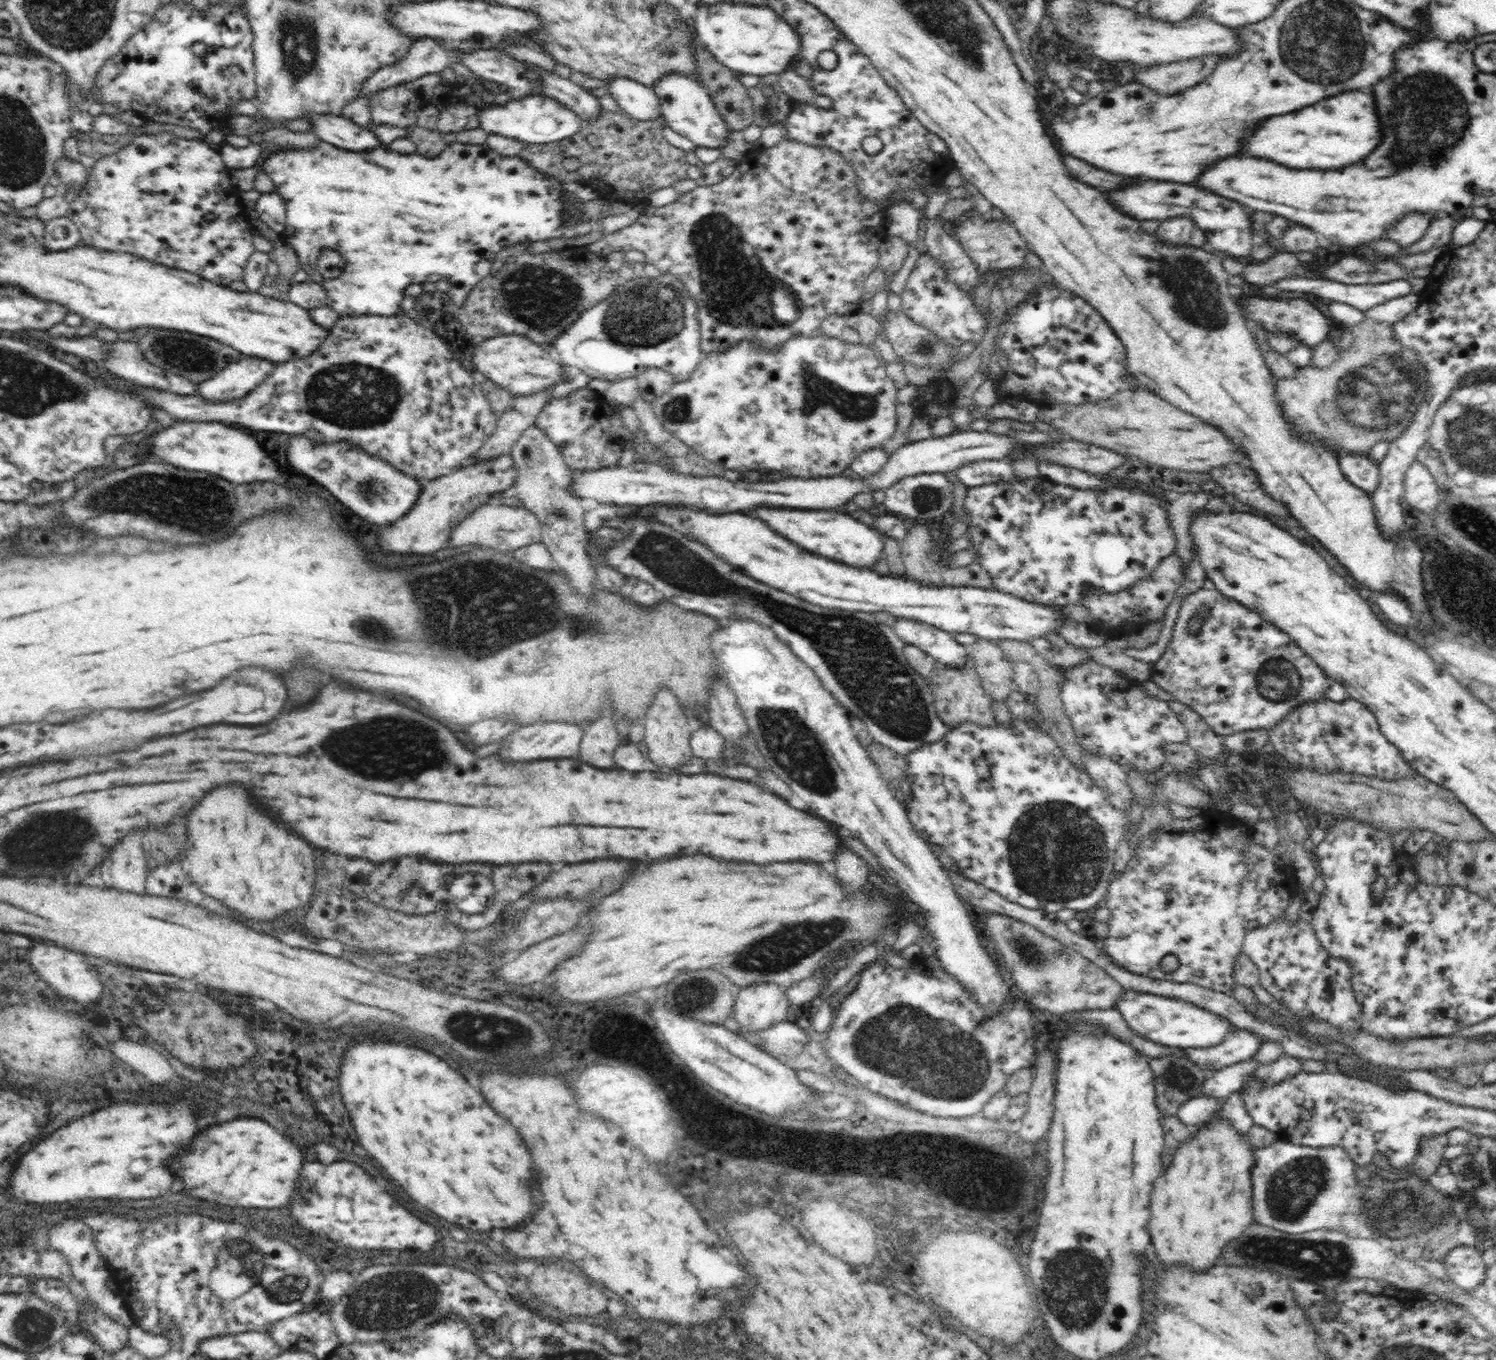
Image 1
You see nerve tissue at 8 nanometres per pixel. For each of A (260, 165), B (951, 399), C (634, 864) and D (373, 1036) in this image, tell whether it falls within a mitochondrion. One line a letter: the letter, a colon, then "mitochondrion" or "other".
A: other
B: other
C: other
D: other

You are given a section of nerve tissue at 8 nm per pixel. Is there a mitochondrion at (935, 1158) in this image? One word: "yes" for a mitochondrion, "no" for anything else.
yes

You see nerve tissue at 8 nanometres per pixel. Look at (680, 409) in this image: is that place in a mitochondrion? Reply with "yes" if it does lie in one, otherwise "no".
yes

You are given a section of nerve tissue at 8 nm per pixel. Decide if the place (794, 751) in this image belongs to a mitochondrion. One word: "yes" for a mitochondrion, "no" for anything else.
yes

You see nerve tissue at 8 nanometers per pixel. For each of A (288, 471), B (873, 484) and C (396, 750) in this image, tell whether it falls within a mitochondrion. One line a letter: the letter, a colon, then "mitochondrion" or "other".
A: other
B: other
C: mitochondrion

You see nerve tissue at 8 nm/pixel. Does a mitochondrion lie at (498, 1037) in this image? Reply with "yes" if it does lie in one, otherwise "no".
yes

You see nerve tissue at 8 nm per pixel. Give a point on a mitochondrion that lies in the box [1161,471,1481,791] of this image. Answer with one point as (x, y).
(1279, 668)

